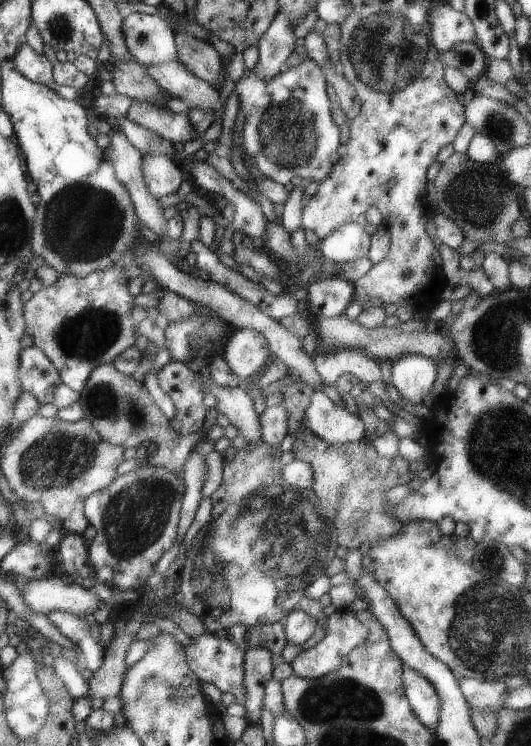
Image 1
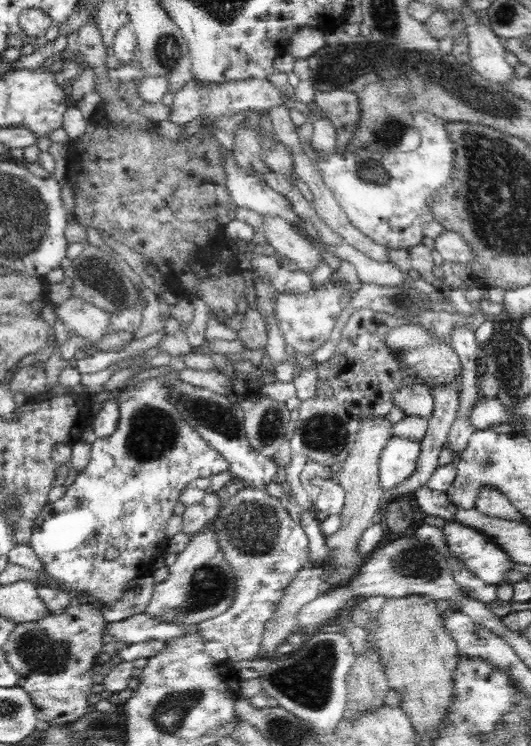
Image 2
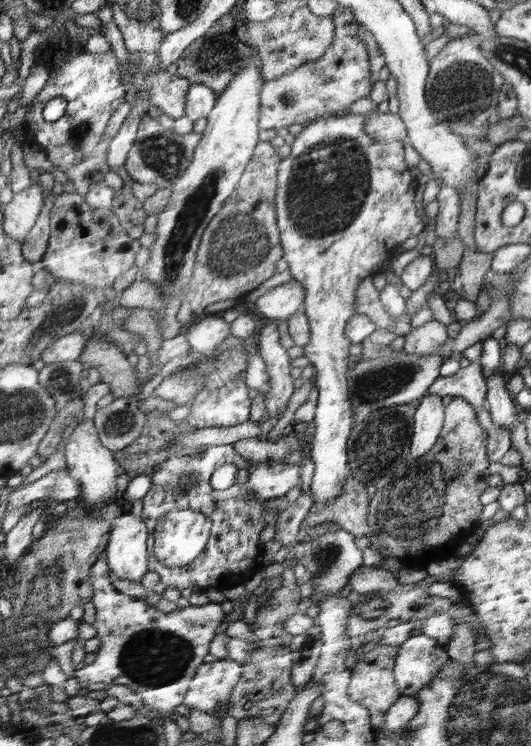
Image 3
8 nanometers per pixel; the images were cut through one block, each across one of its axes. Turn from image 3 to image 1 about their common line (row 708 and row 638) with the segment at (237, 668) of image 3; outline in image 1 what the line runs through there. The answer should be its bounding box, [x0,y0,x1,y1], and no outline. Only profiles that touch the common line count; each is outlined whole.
[183,632,246,705]

